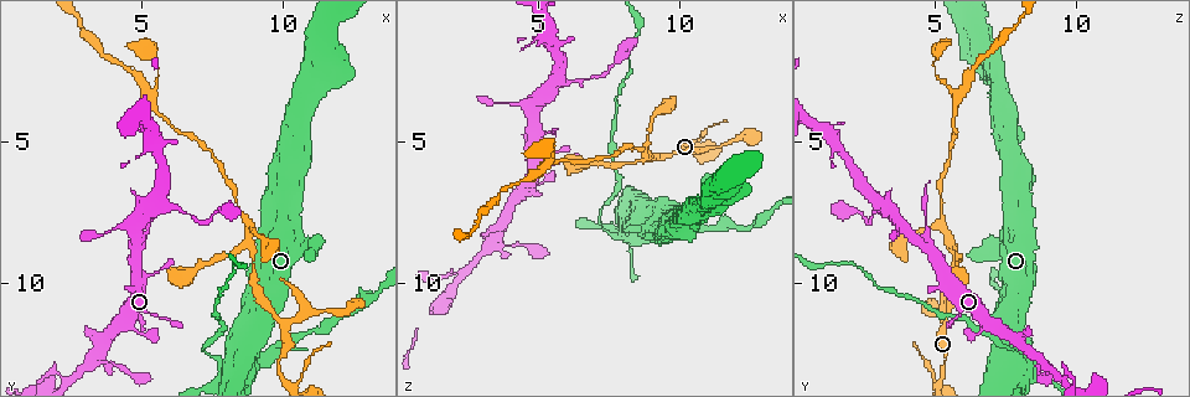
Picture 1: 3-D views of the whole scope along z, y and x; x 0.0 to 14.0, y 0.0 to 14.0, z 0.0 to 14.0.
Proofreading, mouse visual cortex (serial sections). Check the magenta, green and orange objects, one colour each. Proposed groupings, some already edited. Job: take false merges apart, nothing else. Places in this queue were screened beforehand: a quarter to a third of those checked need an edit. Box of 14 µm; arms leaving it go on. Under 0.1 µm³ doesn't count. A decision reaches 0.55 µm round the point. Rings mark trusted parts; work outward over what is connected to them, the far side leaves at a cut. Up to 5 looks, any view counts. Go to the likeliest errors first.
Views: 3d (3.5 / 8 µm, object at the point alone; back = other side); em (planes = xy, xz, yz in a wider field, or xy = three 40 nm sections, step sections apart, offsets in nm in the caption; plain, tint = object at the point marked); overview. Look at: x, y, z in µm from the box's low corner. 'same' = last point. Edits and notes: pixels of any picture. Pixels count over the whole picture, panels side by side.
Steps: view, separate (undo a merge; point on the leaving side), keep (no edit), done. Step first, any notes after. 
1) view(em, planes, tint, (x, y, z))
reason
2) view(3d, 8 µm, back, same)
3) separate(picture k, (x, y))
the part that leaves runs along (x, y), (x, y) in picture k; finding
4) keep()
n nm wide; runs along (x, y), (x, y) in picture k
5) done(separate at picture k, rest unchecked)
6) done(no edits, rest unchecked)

view(3d, 3.5 µm, (8.8, 8.5, 5.6))
sharp bend

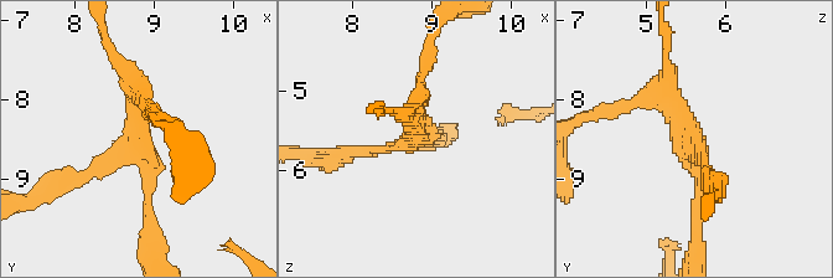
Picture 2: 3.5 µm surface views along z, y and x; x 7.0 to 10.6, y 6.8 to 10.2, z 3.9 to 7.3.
view(em, xy, step 1, tint, (8.80, 8.55, 5.60))
4 arms; arms of 150, 150, 200, 200 nm

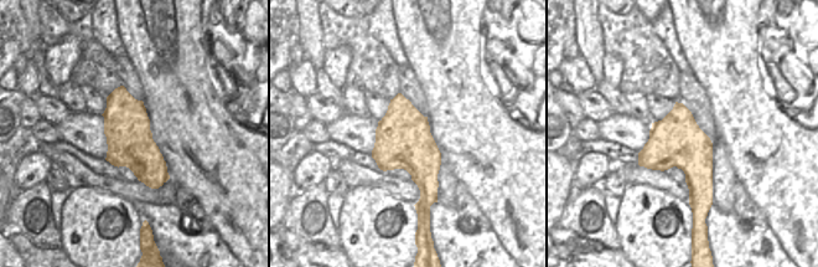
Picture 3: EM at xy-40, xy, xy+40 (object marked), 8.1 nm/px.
keep()
runs along (150, 220), (154, 166), (120, 67) in picture 2; continuous, no second cell

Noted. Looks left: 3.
view(3d, 3.5 µm, (3.4, 12.6, 8.6))
a narrow waist

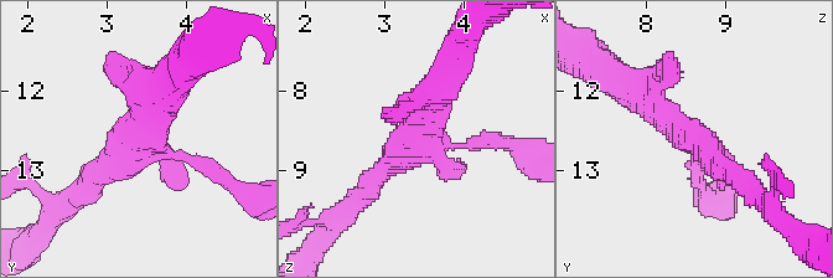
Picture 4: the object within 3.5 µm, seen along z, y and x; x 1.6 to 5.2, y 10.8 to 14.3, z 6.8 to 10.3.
view(em, xy, step 2, tint, (3.50, 12.60, 8.55))

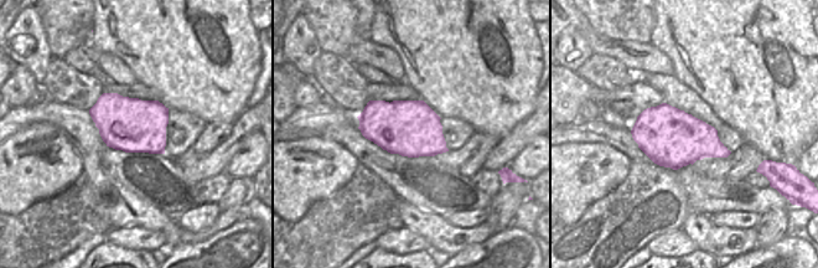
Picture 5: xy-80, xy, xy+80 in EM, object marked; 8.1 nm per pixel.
keep()
all the same cell

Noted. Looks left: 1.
done(no edits, rest unchecked)

